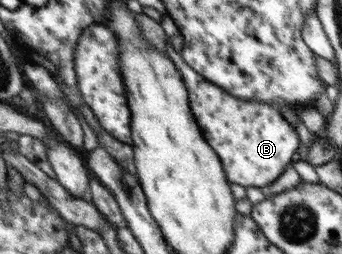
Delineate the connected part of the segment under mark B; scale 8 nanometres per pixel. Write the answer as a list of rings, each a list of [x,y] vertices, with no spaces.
[[[173,54],[172,60],[182,75],[189,91],[189,105],[197,119],[205,141],[215,149],[223,161],[225,175],[231,184],[243,187],[260,187],[272,184],[287,167],[299,149],[300,137],[296,128],[287,123],[279,111],[259,101],[239,101],[218,85],[207,81],[188,66],[181,55]]]

